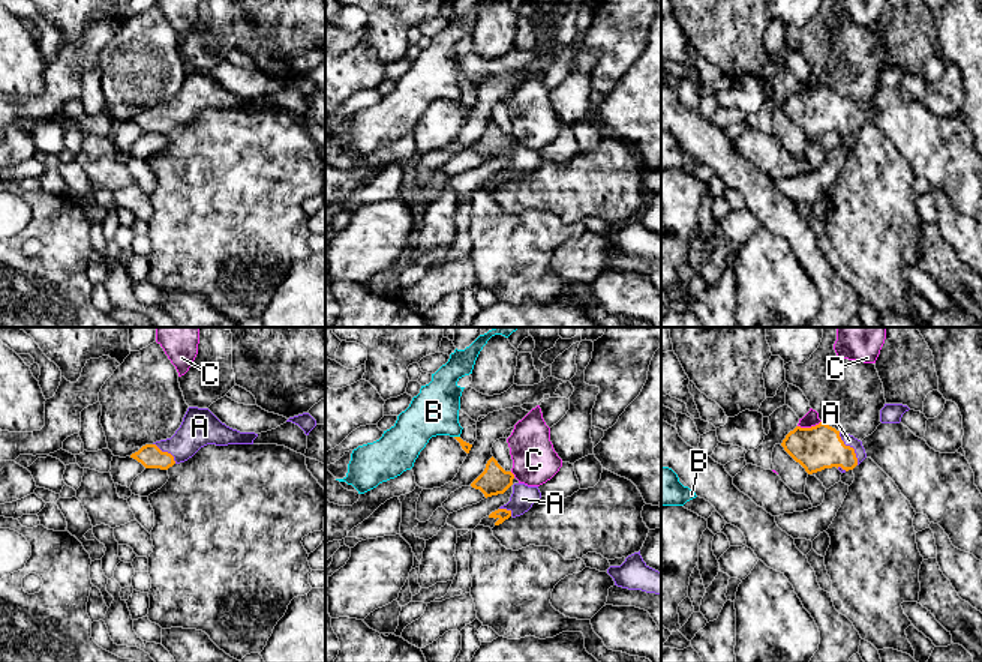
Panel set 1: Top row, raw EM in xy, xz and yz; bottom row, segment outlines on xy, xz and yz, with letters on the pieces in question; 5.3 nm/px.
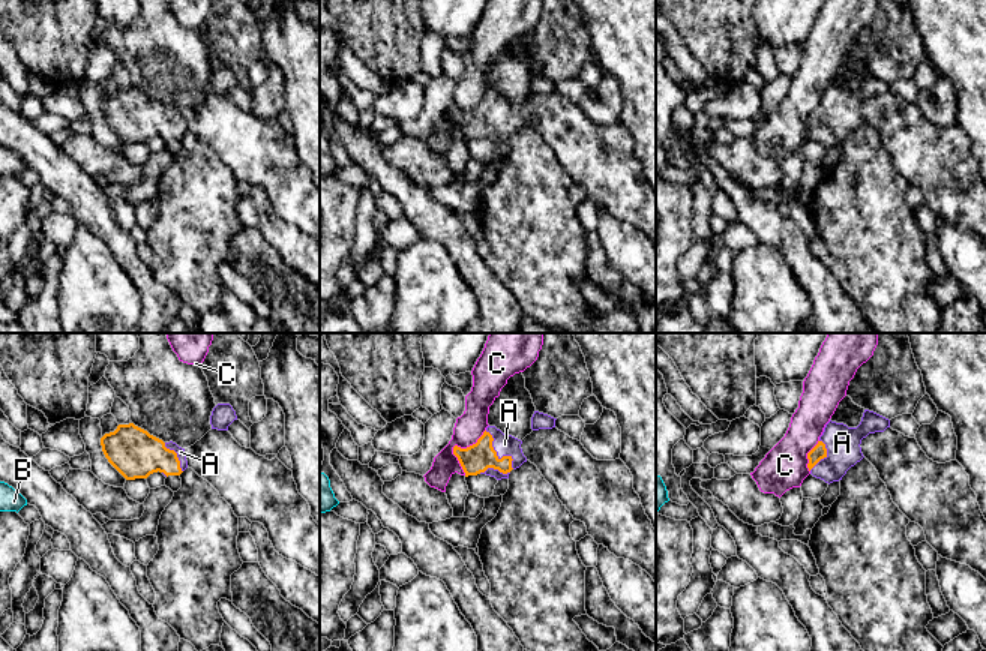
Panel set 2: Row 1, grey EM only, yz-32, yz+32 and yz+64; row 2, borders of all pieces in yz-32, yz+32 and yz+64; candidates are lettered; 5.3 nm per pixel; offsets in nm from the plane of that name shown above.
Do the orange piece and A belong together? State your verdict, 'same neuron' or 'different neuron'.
same neuron

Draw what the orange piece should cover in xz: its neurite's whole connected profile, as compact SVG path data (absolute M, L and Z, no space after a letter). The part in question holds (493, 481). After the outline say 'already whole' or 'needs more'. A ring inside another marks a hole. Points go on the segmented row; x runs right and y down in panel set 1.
M492 456L484 471L471 483L472 488L480 489L484 497L504 494L513 485L514 474L505 471Z | already whole

